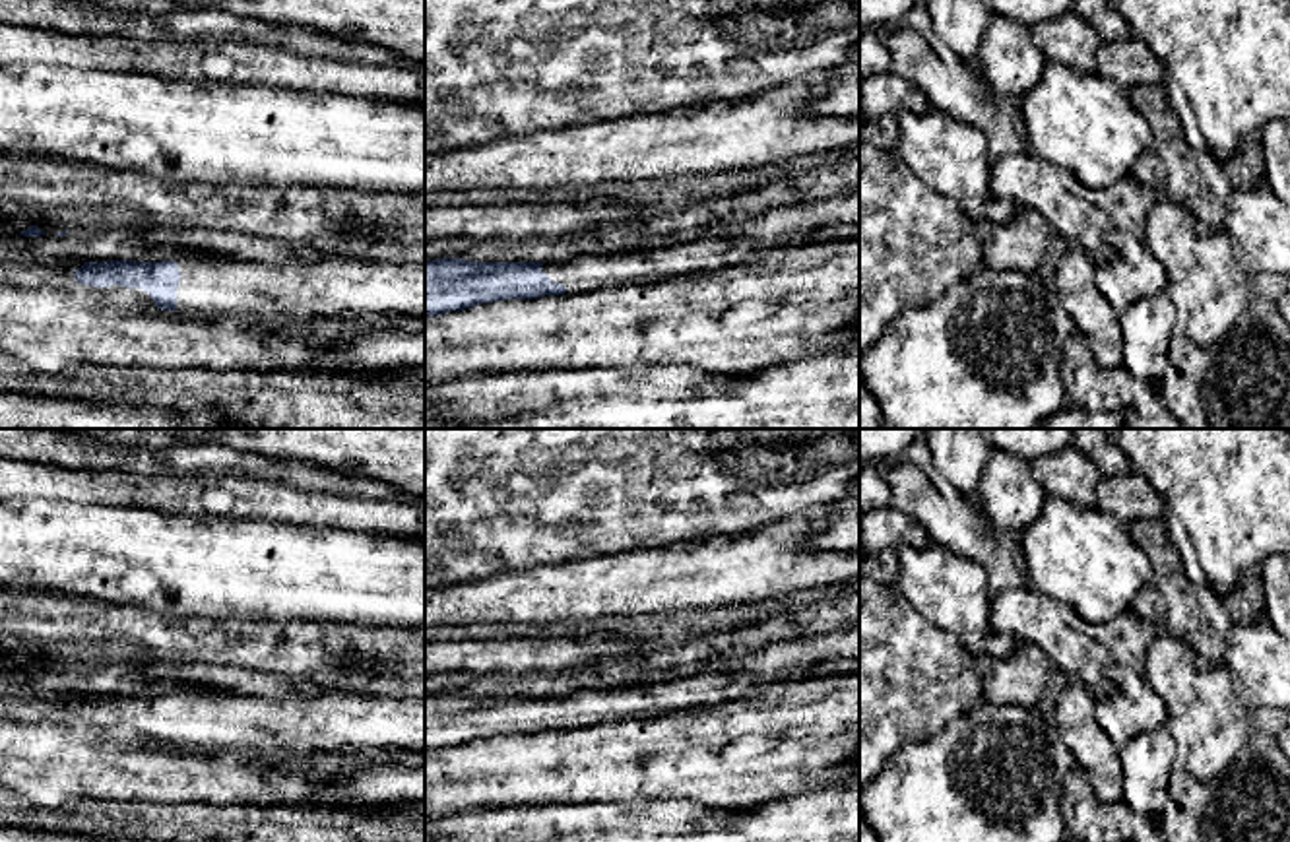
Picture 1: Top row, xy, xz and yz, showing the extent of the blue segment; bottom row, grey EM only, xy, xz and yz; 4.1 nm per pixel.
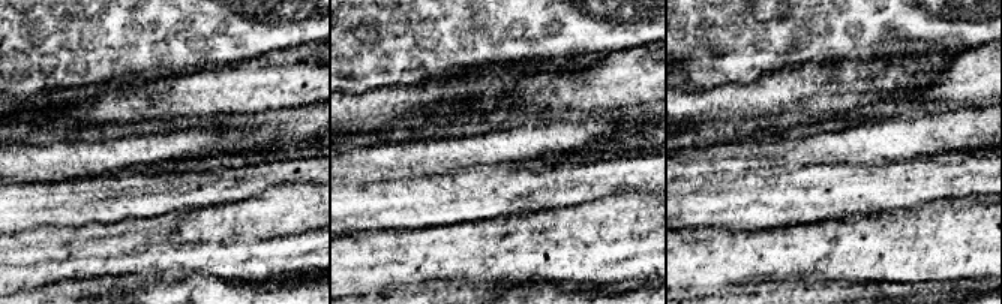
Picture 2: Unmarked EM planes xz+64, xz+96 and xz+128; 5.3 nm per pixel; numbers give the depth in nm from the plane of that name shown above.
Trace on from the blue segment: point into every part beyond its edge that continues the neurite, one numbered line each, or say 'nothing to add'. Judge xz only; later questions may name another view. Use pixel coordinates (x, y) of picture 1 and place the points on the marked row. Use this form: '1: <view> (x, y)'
1: xz (798, 226)

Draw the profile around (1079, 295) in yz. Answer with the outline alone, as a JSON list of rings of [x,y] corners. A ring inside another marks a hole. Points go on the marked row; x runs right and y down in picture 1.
[[[1071,246],[1055,270],[1059,305],[1086,338],[1098,371],[1123,367],[1119,314],[1098,289],[1096,266],[1082,246]]]

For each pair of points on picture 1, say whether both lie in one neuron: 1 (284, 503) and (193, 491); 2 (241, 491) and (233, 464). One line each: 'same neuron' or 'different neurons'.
1: same neuron
2: different neurons

